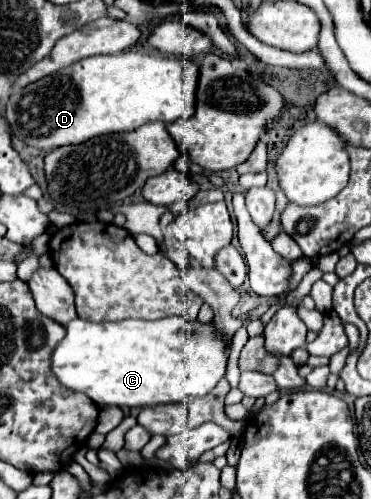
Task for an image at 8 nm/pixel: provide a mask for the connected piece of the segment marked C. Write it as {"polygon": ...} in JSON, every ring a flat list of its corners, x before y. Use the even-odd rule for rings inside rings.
{"polygon":[[170,316,160,320,118,320,118,322,92,322,86,318,74,318,66,324,66,336,52,352,52,374,58,382,74,392,90,396,96,406,118,406,118,408,144,408,166,402,186,402,192,396,206,396,226,372,224,340,216,336,212,322,200,324,198,320,188,322,182,316]]}

